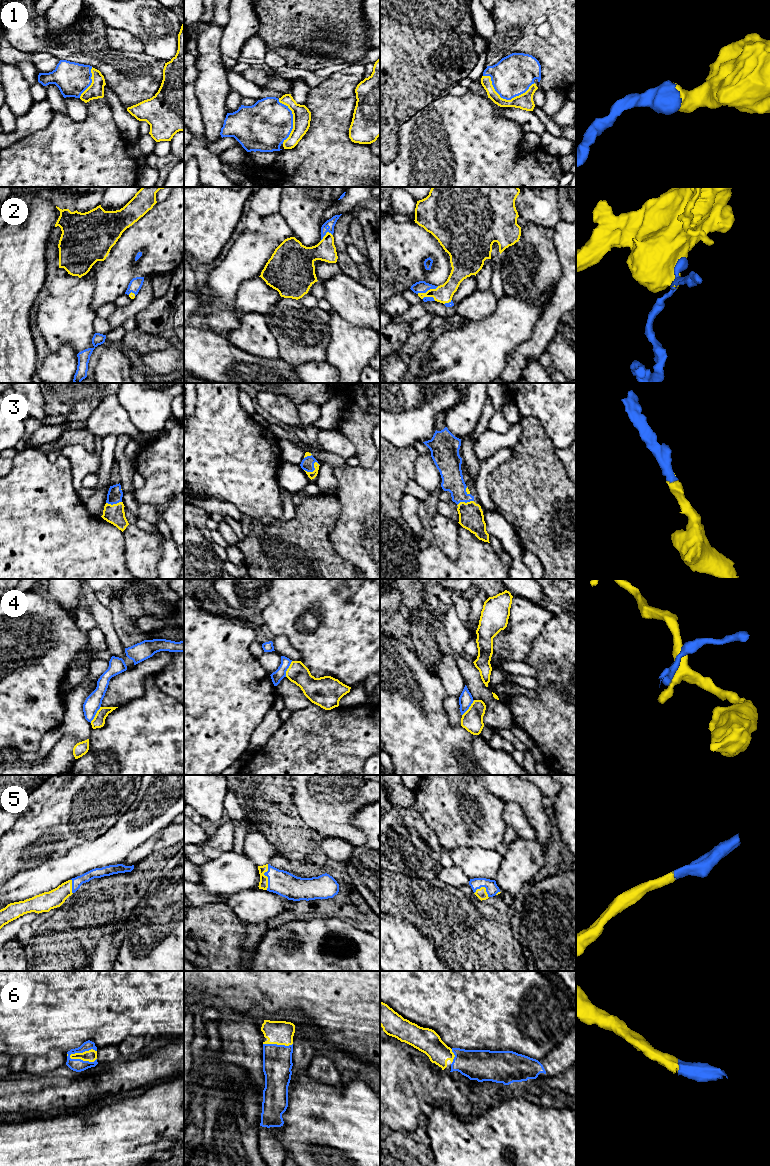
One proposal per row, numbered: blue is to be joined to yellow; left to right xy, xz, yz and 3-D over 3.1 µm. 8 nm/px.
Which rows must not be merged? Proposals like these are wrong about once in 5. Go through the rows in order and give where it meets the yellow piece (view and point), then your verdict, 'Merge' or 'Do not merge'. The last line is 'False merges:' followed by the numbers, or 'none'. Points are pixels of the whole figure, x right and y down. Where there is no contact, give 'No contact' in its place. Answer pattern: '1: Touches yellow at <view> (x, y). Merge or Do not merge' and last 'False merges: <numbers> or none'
1: Touches yellow at yz (504, 99). Merge
2: Touches yellow at yz (428, 290). Merge
3: Touches yellow at xz (315, 469). Merge
4: Touches yellow at xy (96, 714). Do not merge
5: Touches yellow at xz (267, 877). Merge
6: Touches yellow at xy (81, 1053). Merge
False merges: 4

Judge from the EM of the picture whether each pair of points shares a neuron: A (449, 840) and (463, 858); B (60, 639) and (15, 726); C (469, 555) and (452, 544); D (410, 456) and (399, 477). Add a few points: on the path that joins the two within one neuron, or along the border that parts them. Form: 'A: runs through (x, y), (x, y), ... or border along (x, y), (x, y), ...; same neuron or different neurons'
A: border along (478, 846), (454, 847), (449, 851); different neurons
B: runs through (41, 661), (15, 687), (15, 704); same neuron
C: border along (459, 525), (458, 556), (452, 560); different neurons
D: runs through (405, 461), (399, 467), (399, 472); same neuron

